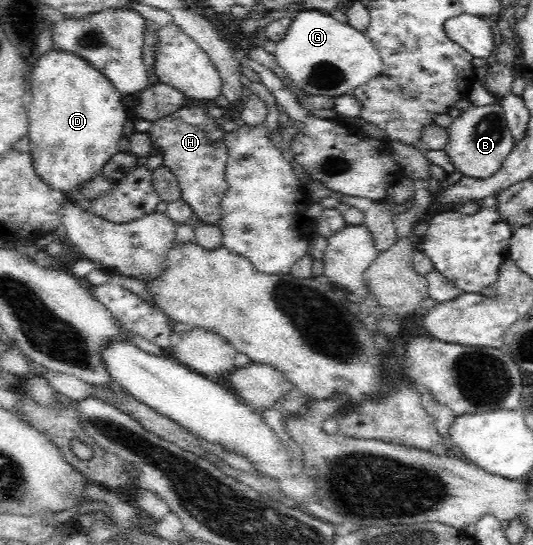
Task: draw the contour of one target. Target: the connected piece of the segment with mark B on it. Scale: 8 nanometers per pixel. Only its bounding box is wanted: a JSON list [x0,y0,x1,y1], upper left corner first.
[444,102,516,178]

